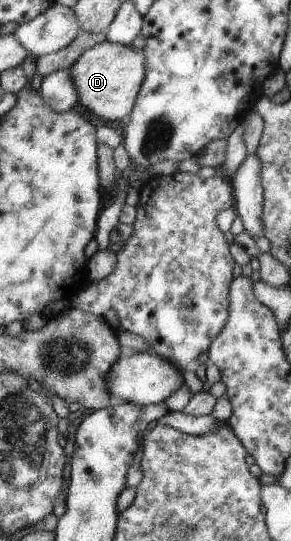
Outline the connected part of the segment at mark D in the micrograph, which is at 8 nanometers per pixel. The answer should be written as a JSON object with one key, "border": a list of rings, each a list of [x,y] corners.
{"border":[[[104,40],[84,50],[75,59],[72,66],[68,68],[68,76],[72,80],[78,104],[109,125],[126,119],[132,111],[136,94],[144,79],[142,49],[134,50],[131,46],[112,44]]]}

